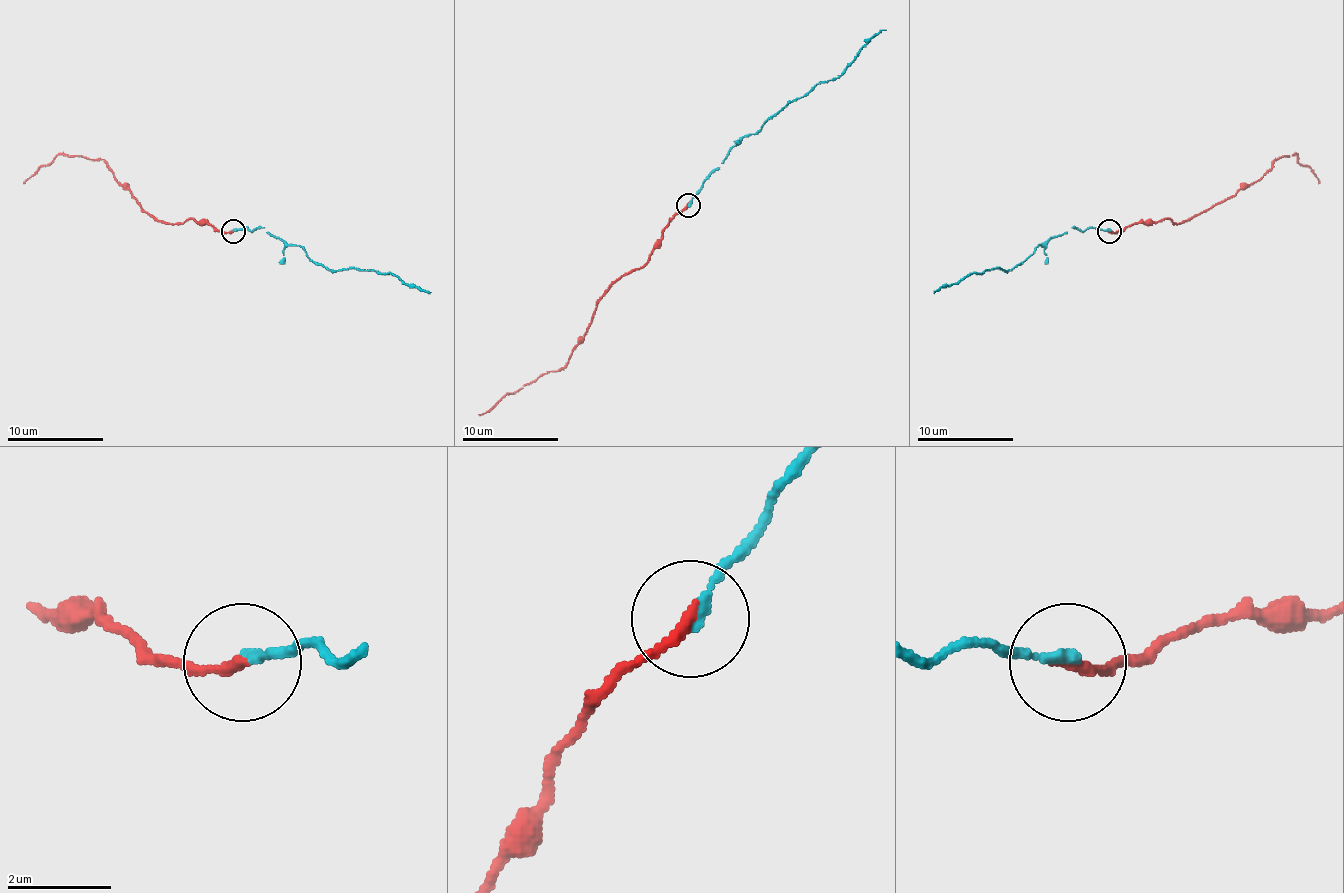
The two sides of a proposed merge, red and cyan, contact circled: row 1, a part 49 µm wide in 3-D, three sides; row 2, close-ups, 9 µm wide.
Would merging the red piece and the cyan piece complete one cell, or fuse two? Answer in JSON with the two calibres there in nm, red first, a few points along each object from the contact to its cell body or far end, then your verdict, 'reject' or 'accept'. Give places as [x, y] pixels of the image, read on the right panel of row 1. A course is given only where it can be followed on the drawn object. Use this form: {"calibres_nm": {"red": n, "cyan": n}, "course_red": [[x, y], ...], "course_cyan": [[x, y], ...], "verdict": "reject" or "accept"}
{"calibres_nm": {"red": 200, "cyan": 220}, "course_red": [[1108, 231], [1122, 231], [1134, 222], [1185, 222], [1254, 184], [1278, 157], [1297, 155], [1319, 184]], "course_cyan": [[1108, 231], [1072, 227], [1038, 246], [1027, 260], [1010, 270], [983, 270], [933, 291]], "verdict": "accept"}

